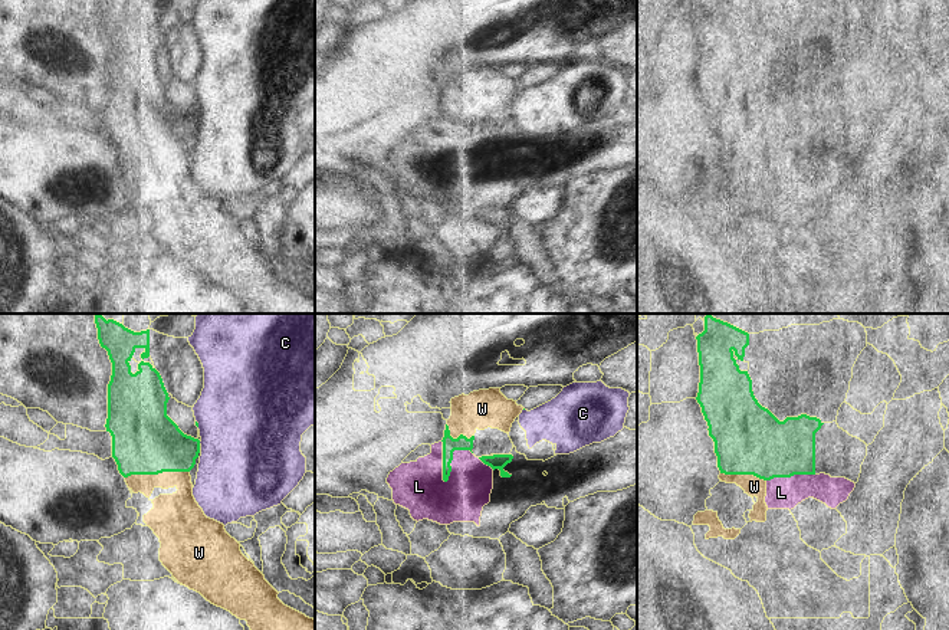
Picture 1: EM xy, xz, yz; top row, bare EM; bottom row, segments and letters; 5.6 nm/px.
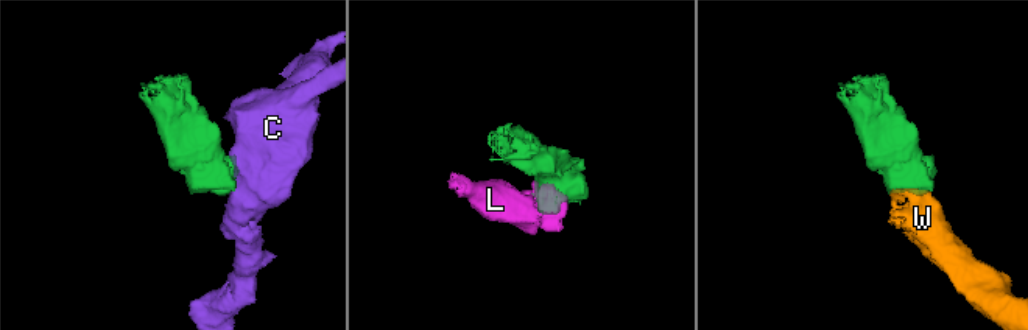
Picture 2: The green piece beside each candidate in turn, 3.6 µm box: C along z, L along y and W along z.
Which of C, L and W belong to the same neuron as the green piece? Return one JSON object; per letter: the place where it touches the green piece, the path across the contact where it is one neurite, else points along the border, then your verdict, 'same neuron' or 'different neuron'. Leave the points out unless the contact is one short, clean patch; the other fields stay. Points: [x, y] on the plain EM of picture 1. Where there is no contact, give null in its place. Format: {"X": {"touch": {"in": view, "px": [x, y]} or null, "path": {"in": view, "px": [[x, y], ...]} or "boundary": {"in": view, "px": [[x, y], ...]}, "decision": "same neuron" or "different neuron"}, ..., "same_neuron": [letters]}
{"C": {"touch": {"in": "xy", "px": [197, 101]}, "boundary": {"in": "xy", "px": [[196, 98], [199, 104]]}, "decision": "different neuron"}, "L": {"touch": {"in": "xz", "px": [452, 137]}, "decision": "different neuron"}, "W": {"touch": {"in": "xy", "px": [157, 151]}, "decision": "same neuron"}, "same_neuron": ["W"]}

